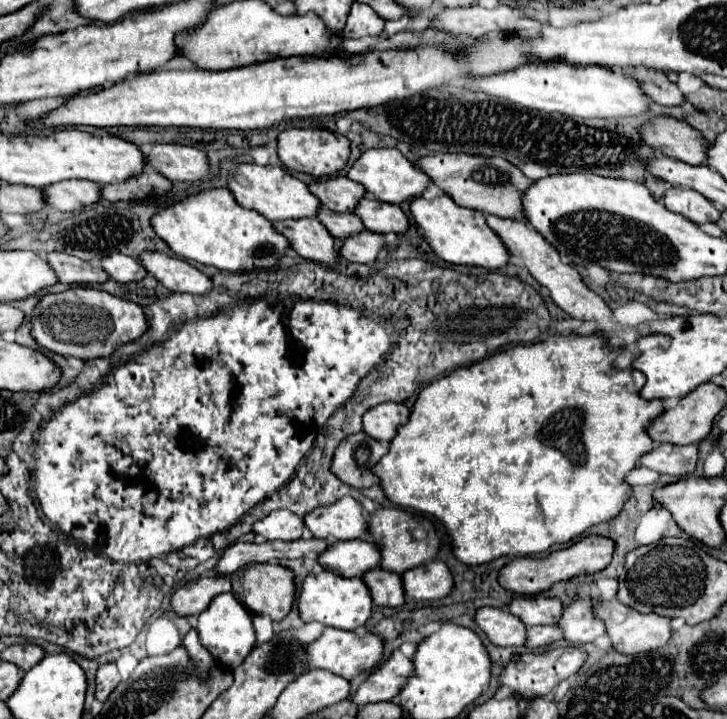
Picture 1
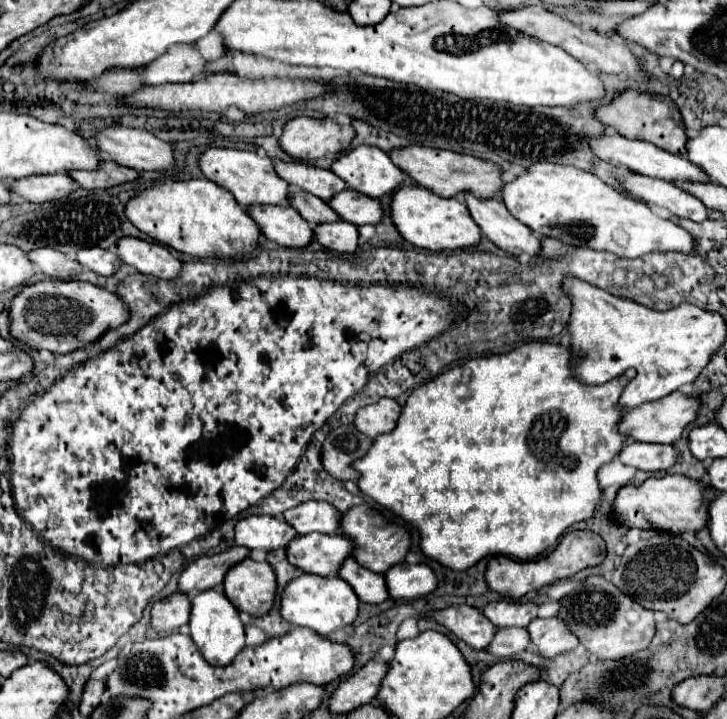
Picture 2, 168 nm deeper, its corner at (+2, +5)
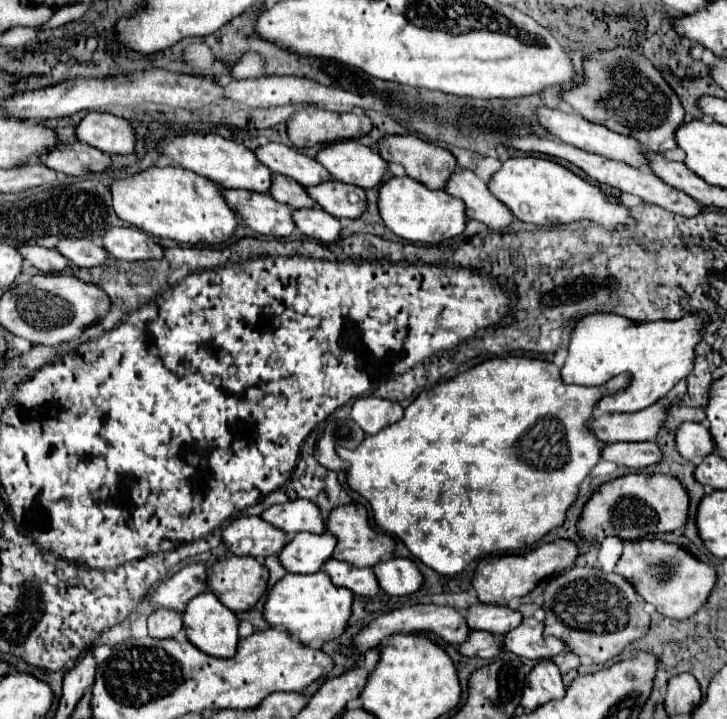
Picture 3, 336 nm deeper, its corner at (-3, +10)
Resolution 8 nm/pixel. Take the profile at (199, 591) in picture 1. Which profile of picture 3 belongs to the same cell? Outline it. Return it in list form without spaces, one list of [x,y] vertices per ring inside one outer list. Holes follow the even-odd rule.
[[[156,609],[148,617],[148,635],[154,639],[172,639],[182,633],[182,615],[168,611],[168,609]]]

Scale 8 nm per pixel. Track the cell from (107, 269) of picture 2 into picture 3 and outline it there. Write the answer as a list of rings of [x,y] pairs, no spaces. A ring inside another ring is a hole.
[[[62,239],[56,251],[76,267],[96,267],[108,261],[108,253],[88,239]]]

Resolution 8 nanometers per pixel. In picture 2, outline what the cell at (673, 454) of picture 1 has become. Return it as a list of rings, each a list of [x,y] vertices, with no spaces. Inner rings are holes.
[[[631,442],[621,450],[619,460],[627,466],[635,466],[645,472],[655,472],[655,470],[671,468],[679,460],[679,456],[681,452],[669,444]]]

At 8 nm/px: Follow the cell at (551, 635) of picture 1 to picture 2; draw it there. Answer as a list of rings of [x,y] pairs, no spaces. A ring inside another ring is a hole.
[[[507,628],[507,630],[497,630],[493,642],[487,646],[487,652],[499,656],[499,658],[511,658],[531,646],[531,638],[527,638],[525,628]]]

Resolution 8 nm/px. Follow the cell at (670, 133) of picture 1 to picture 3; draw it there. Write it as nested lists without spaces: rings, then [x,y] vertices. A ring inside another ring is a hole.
[[[614,47],[610,51],[596,51],[596,53],[588,55],[584,59],[584,81],[568,91],[562,91],[560,97],[584,119],[588,119],[592,123],[600,123],[600,125],[612,129],[614,133],[634,137],[636,141],[640,141],[642,147],[646,147],[650,151],[664,153],[668,149],[676,149],[674,133],[676,133],[678,125],[684,121],[684,109],[680,105],[680,99],[676,97],[672,87],[664,81],[660,71],[644,55],[636,53],[630,47]]]

